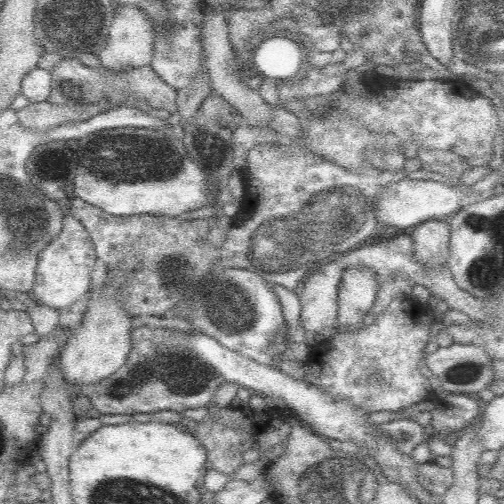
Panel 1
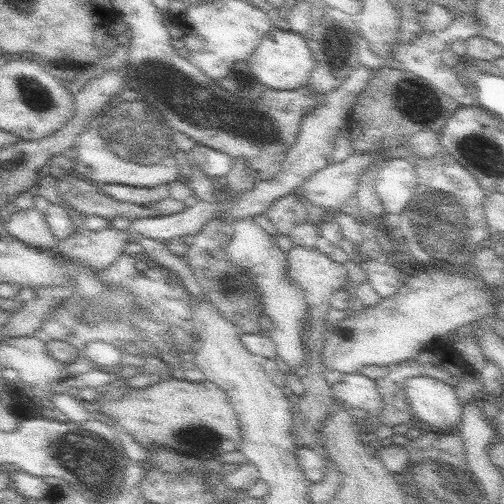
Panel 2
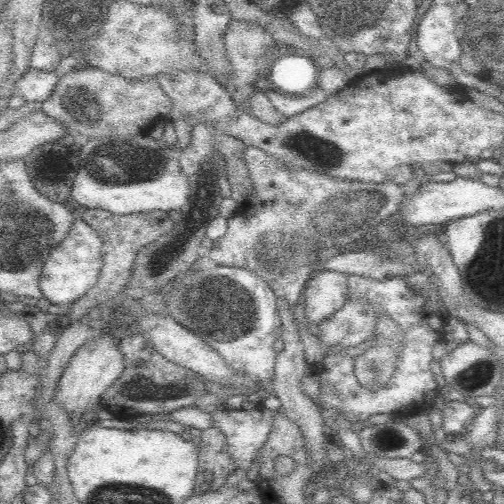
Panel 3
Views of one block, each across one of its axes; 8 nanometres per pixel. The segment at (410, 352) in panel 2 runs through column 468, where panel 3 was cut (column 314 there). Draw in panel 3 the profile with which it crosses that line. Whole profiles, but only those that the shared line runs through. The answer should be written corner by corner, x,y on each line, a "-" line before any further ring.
322,270
318,276
310,278
304,288
300,302
306,310
306,320
312,328
324,324
348,302
348,278
350,274

